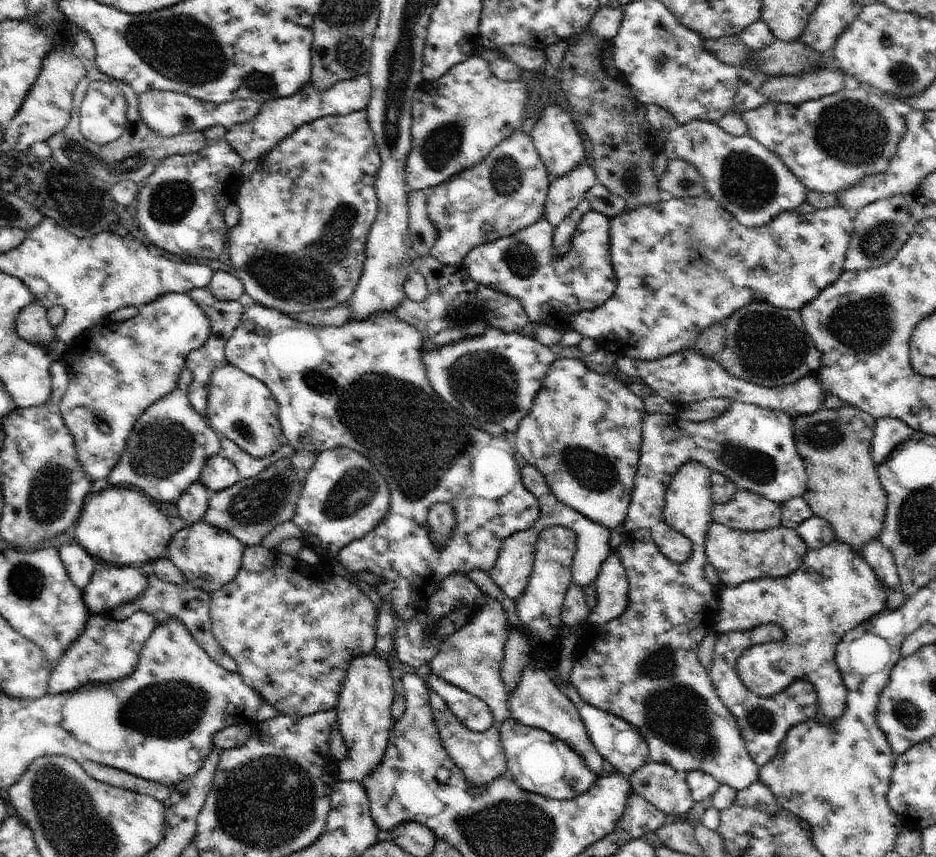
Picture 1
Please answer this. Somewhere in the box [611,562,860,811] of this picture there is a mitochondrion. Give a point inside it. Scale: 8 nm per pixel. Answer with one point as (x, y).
(683, 723)

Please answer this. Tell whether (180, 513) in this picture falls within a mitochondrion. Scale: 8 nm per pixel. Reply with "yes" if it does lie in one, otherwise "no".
no

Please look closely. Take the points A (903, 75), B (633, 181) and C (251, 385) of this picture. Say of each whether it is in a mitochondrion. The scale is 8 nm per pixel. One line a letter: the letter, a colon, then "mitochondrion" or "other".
A: mitochondrion
B: mitochondrion
C: other

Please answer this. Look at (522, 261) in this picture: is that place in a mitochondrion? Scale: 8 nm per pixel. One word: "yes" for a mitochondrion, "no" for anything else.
yes

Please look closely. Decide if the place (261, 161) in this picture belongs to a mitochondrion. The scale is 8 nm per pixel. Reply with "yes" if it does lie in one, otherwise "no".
no

